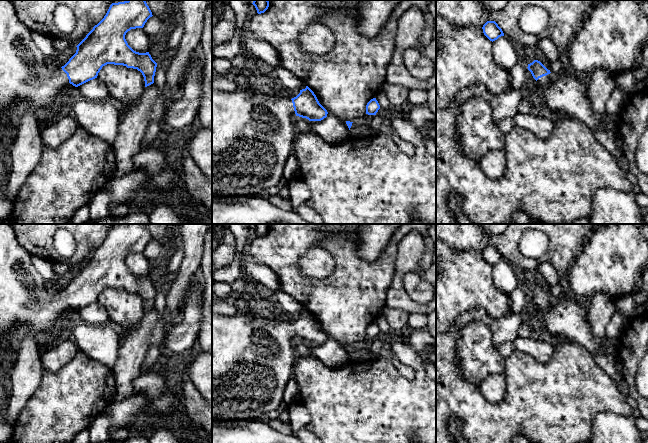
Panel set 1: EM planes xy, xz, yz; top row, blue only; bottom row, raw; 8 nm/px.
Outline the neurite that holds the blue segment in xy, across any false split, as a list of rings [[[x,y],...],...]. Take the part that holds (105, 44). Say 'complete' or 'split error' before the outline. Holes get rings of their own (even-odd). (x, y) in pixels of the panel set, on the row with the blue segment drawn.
split error; [[[0,0],[0,141],[8,142],[13,136],[5,114],[11,103],[25,101],[35,111],[45,108],[59,101],[69,84],[78,87],[97,78],[102,67],[107,64],[137,69],[144,77],[145,87],[153,84],[157,63],[149,52],[134,51],[125,39],[128,31],[143,28],[152,16],[145,0],[112,3],[104,18],[76,46],[76,53],[69,61],[61,68],[55,68],[34,43],[32,31],[18,19],[11,0]]]

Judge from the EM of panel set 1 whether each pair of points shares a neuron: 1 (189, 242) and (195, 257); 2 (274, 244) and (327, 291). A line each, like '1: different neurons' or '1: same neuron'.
1: same neuron
2: same neuron

